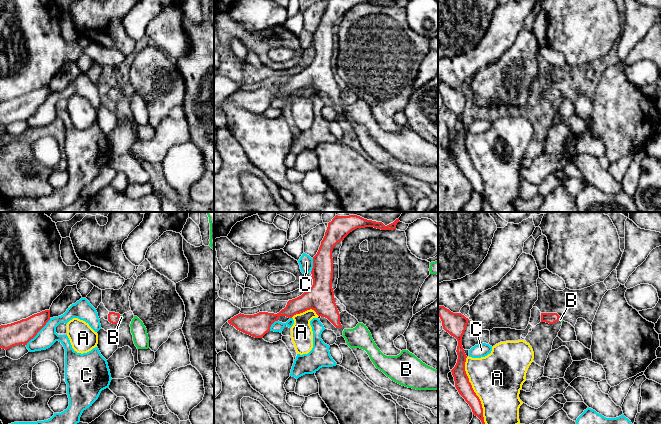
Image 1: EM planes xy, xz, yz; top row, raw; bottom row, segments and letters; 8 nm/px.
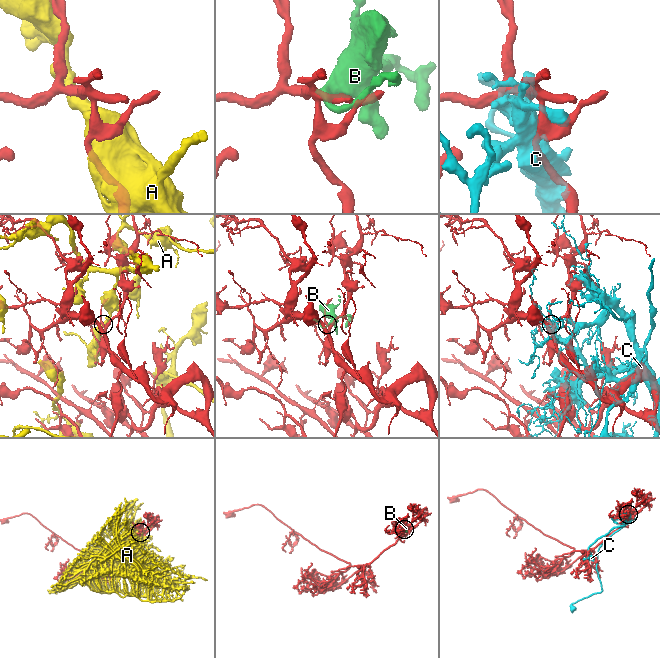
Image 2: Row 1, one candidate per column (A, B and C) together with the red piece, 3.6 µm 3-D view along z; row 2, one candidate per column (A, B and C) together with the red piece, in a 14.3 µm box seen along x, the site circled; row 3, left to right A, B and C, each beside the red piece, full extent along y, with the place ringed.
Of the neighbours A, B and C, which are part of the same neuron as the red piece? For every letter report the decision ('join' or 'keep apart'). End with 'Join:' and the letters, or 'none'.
A: keep apart
B: join
C: keep apart
Join: B

